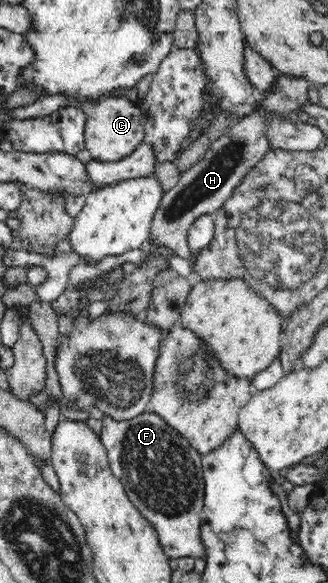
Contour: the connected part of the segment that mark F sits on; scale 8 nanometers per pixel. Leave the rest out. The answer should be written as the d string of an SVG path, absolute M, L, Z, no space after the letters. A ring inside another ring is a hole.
M151 410L135 418L116 421L109 415L102 420L101 442L106 448L113 474L122 482L127 496L141 514L155 527L165 555L170 559L188 558L207 560L207 549L201 541L201 511L204 502L202 456L171 428L165 420Z

